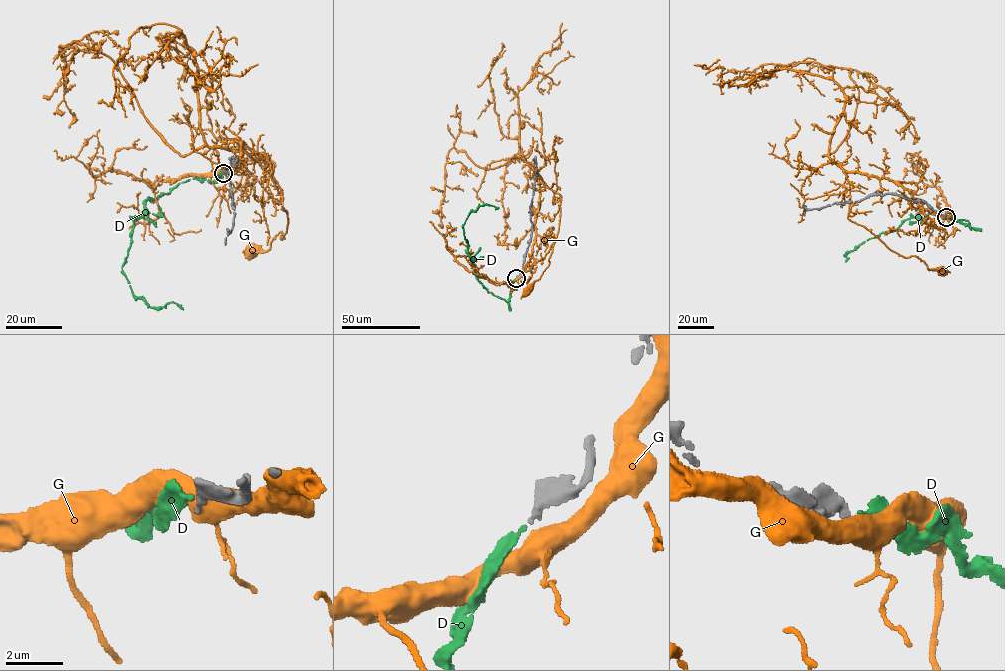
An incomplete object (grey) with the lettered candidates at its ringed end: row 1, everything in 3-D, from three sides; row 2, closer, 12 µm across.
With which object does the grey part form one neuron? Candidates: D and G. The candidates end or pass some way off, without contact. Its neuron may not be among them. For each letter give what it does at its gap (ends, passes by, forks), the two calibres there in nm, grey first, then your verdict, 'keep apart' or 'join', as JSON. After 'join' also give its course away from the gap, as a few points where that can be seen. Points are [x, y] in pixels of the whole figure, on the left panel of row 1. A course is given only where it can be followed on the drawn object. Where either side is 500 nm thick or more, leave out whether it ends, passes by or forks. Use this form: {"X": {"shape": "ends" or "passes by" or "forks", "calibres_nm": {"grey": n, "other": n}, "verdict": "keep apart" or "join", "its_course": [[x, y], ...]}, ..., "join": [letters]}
{"D": {"shape": "ends", "calibres_nm": {"grey": 240, "other": 240}, "verdict": "join", "its_course": [[223, 172], [147, 199], [133, 219], [121, 269], [131, 291], [151, 307], [183, 309]]}, "G": {"calibres_nm": {"grey": 240, "other": 650}, "verdict": "keep apart"}, "join": ["D"]}

